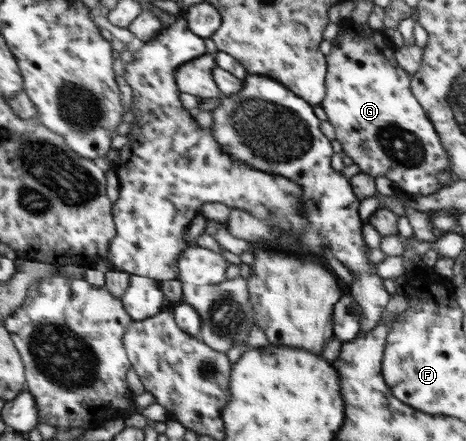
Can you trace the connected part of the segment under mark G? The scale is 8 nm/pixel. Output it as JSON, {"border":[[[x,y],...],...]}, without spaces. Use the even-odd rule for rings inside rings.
{"border":[[[351,17],[339,22],[340,39],[331,45],[327,54],[326,98],[318,105],[324,117],[334,128],[335,140],[342,146],[343,155],[349,157],[360,173],[373,178],[378,176],[391,180],[395,191],[403,194],[433,195],[442,188],[437,182],[437,173],[449,171],[450,160],[434,128],[426,116],[422,105],[409,92],[409,76],[395,64],[395,60],[385,58],[377,48],[383,36],[371,30],[367,23],[357,24]]]}

